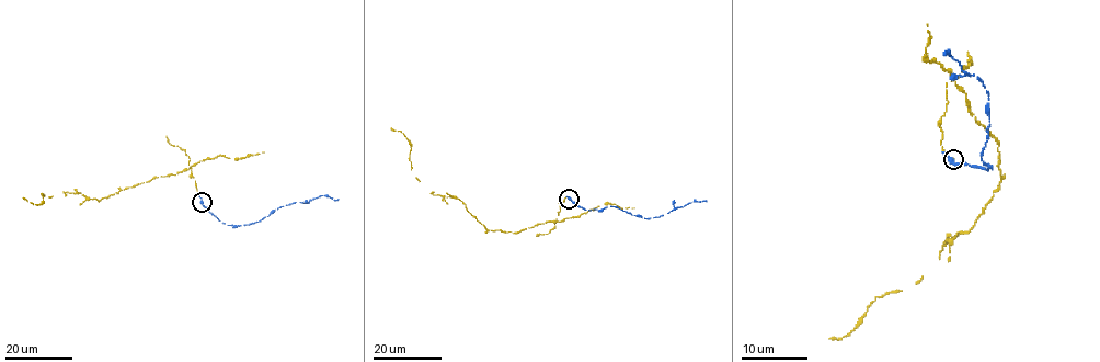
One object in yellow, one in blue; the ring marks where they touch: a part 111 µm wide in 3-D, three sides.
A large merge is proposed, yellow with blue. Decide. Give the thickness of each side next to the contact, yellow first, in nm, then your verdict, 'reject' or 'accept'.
110/380 nm | accept

